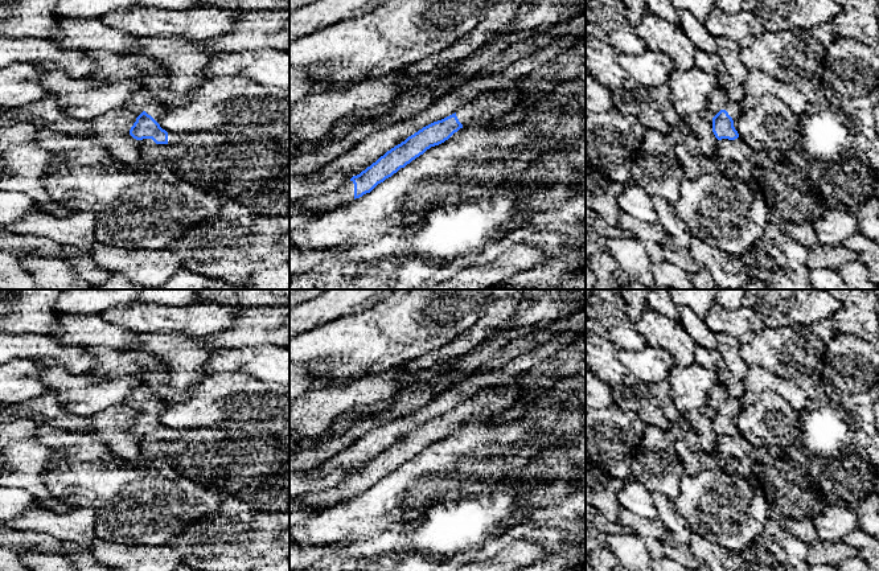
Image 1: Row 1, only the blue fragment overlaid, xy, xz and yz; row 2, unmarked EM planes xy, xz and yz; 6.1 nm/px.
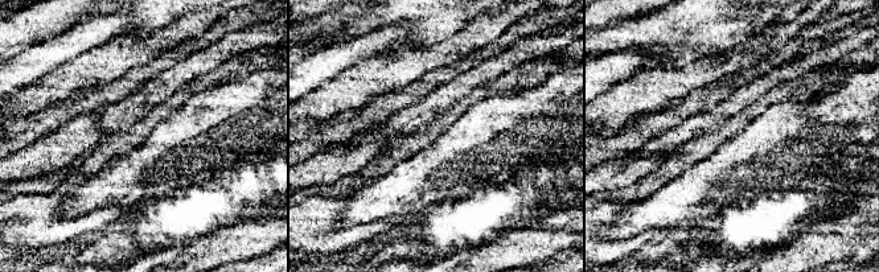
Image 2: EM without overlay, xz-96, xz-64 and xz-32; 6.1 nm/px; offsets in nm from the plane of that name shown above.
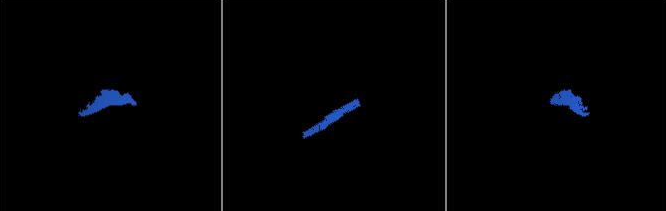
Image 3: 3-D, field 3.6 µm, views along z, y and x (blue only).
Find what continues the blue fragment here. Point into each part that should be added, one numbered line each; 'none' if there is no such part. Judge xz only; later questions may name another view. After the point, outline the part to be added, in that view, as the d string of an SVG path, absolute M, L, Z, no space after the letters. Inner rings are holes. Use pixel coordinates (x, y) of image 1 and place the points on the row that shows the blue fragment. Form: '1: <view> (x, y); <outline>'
1: xz (492, 103); M521 79L508 90L498 90L482 94L475 100L465 103L456 111L456 116L463 126L471 124L478 115L485 118L510 111L517 100L522 96L517 85Z
2: xz (328, 201); M349 180L333 192L328 192L320 196L309 196L289 202L289 217L297 215L307 210L326 213L340 208L344 204L352 202L353 200L354 200L354 184L353 181Z

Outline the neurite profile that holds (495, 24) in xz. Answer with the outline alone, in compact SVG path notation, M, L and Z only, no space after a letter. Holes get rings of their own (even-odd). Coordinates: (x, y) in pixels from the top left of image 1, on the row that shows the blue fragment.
M512 0L492 8L482 21L475 26L465 37L438 54L423 58L414 65L407 66L407 75L419 75L428 73L439 66L449 66L472 57L490 38L501 38L508 33L525 33L539 26L551 26L564 24L586 12L586 0ZM522 5L530 5L531 11L518 17L517 12Z

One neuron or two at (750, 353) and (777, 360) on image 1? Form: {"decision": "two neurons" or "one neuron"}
{"decision": "one neuron"}

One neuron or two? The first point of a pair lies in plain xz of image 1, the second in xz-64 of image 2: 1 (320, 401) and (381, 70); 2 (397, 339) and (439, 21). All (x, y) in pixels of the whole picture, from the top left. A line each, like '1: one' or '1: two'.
1: one
2: one

